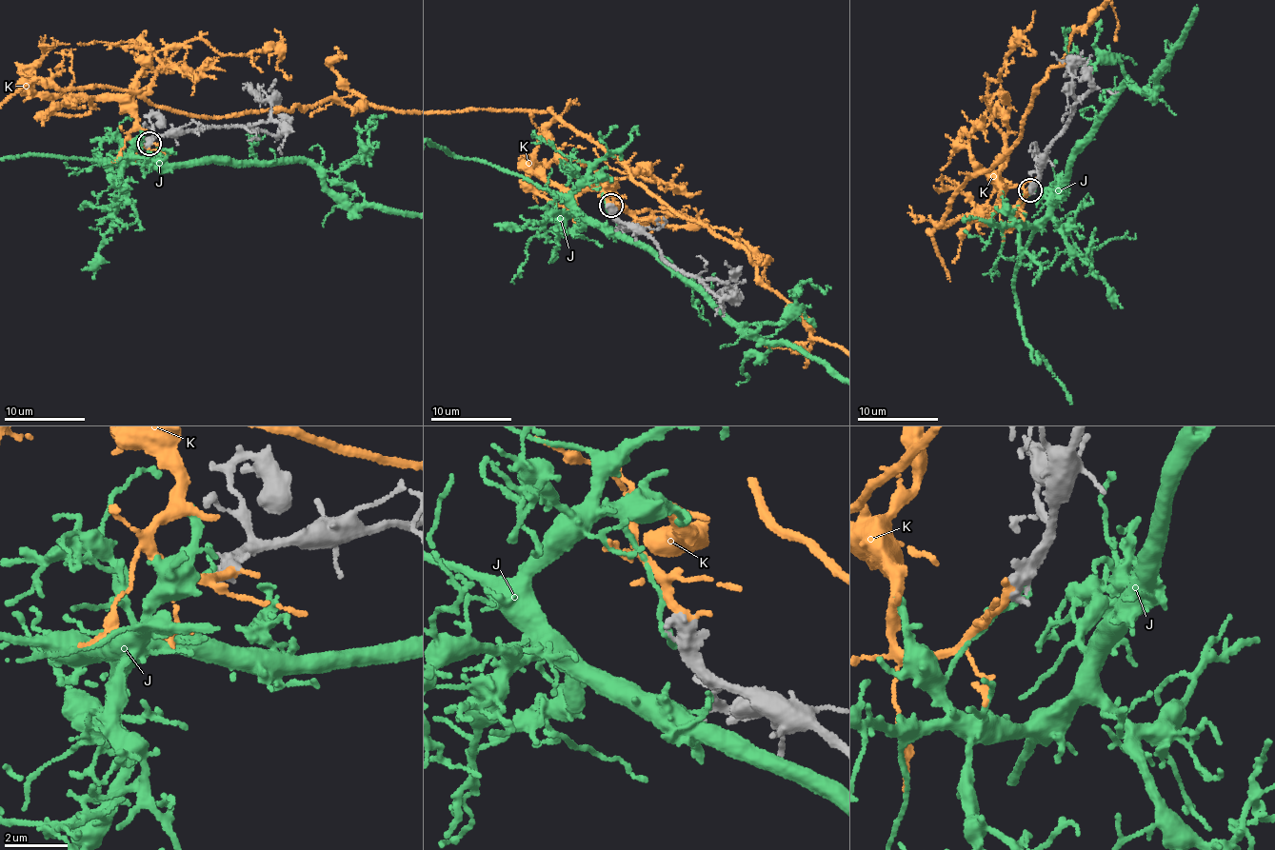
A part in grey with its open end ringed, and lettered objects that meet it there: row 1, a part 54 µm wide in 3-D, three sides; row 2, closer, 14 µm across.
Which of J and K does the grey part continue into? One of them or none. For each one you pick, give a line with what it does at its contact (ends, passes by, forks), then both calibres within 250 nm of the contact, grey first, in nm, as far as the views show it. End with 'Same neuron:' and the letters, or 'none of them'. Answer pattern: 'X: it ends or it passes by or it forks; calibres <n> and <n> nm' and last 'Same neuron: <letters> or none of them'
K: it ends; calibres 500 and 320 nm
Same neuron: K

